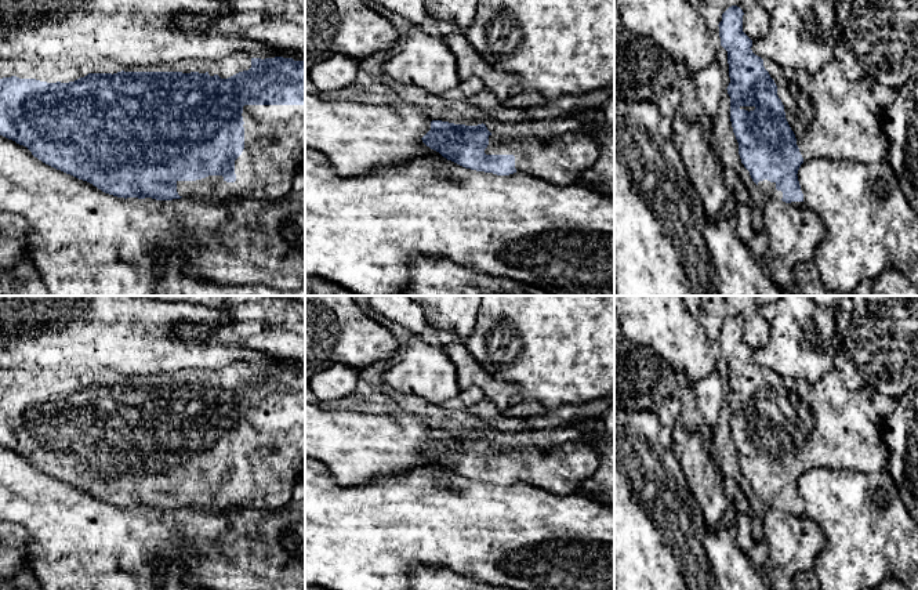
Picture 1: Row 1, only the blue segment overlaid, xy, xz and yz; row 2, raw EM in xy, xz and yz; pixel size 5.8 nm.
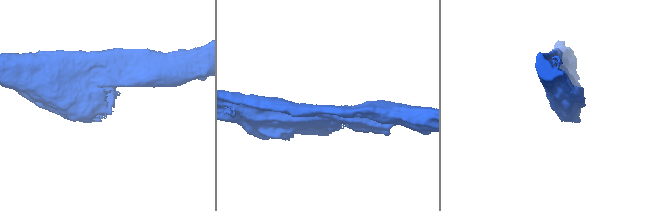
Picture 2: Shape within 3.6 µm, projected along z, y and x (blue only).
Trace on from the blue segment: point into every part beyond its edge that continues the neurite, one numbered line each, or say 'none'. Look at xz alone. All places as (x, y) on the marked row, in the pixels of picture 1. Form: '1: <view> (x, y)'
1: xz (562, 159)

